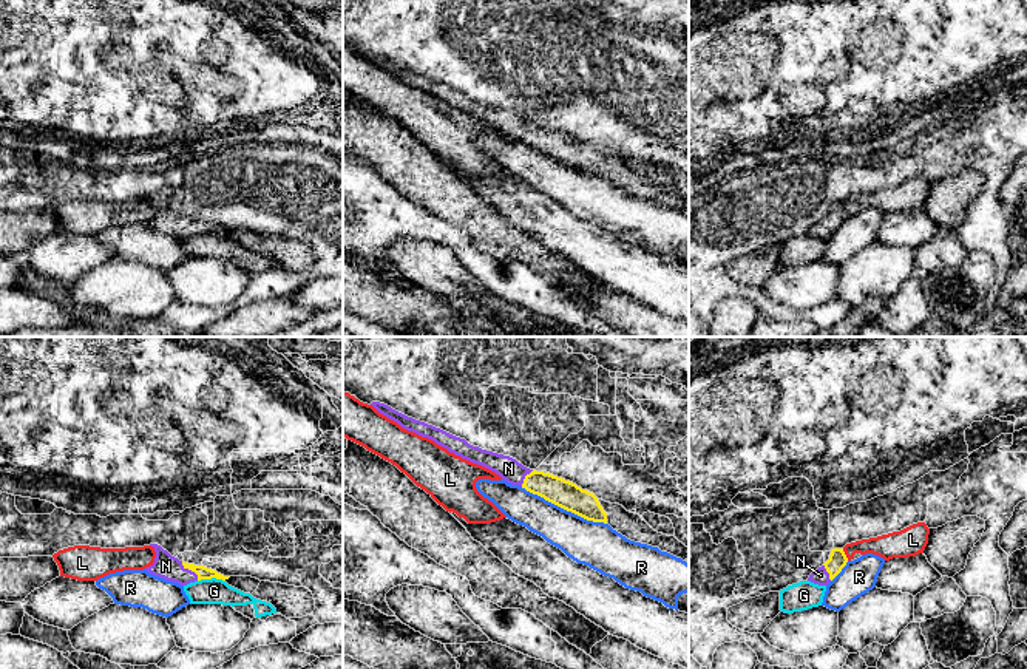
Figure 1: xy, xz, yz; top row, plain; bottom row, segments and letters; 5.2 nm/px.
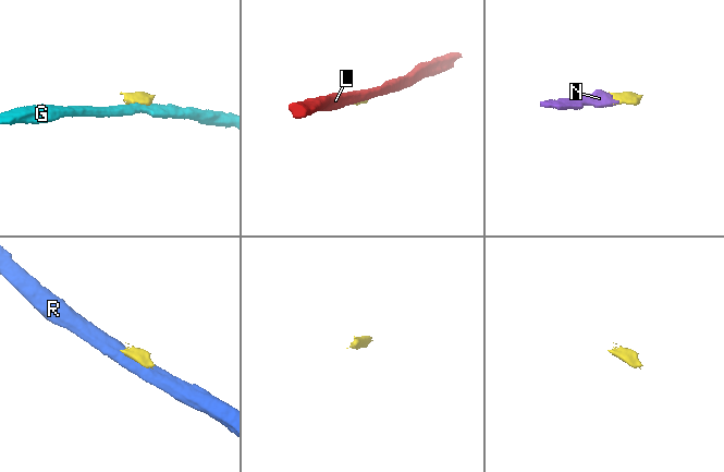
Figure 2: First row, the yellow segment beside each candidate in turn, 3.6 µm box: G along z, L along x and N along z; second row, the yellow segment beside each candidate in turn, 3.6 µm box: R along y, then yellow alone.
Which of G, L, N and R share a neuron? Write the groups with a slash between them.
G / L / N / R

